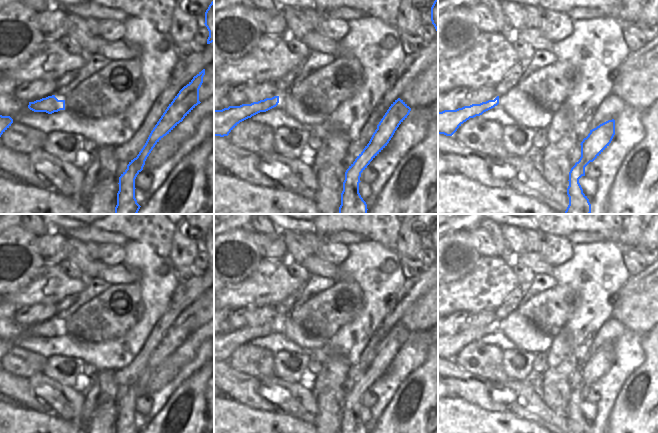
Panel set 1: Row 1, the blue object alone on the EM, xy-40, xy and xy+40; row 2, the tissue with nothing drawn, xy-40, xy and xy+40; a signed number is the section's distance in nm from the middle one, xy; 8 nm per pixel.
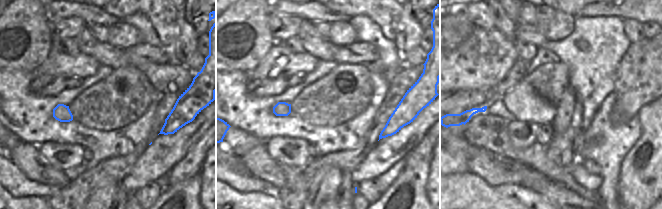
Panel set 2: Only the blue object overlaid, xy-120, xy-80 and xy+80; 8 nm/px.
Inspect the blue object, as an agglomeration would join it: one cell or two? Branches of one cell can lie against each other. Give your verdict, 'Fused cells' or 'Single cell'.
Single cell.

